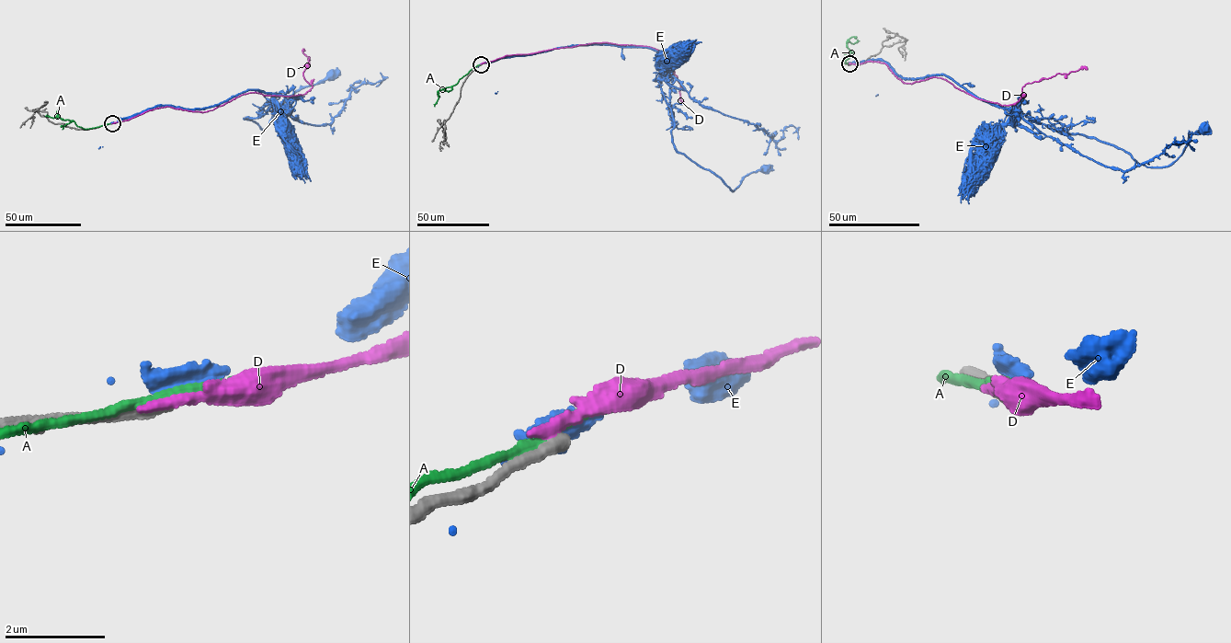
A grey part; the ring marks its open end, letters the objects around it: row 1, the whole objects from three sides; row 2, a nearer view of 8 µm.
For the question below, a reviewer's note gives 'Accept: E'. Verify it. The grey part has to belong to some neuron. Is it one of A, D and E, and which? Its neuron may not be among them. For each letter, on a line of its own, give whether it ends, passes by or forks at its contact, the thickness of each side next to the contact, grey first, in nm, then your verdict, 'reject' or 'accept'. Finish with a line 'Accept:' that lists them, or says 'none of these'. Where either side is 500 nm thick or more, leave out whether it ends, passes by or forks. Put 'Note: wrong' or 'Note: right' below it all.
A: it passes by; 320 nm thick on the grey side, 180 nm on the other; reject
D: it ends there; 260 nm thick on the grey side, 240 nm on the other; reject
E: it ends there; 260 nm thick on the grey side, 480 nm on the other; reject
Accept: none of these
Note: wrong

